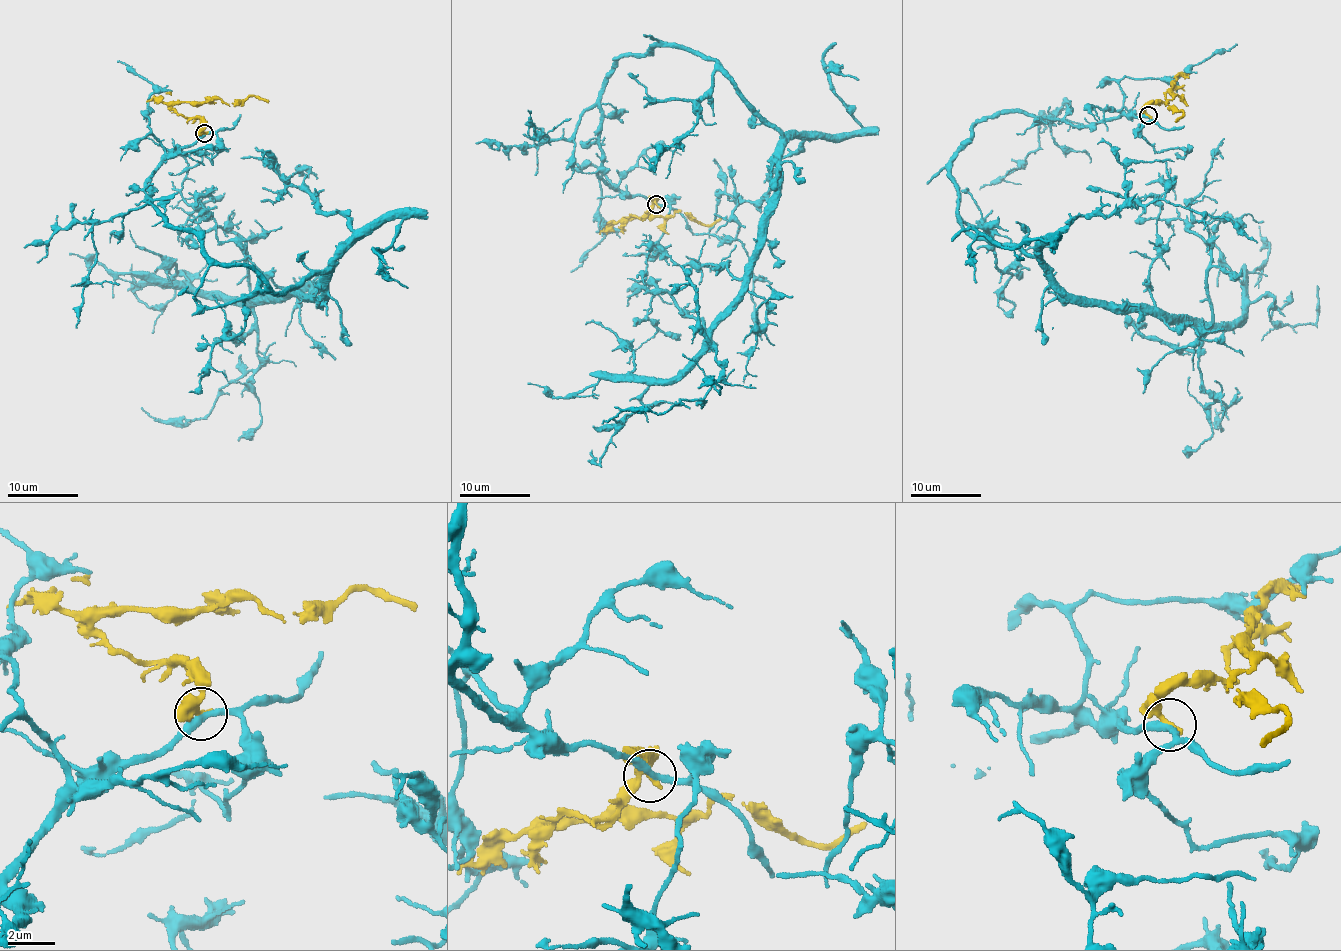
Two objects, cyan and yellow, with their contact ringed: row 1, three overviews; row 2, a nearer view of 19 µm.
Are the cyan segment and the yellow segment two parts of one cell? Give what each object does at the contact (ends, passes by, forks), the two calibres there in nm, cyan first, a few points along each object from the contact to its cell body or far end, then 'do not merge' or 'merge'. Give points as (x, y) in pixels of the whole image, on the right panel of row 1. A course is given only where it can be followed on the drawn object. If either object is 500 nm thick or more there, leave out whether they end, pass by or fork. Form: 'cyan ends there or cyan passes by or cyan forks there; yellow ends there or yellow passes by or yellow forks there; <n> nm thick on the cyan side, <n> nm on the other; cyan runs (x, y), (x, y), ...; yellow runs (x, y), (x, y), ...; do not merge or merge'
cyan passes by; yellow ends there; 280 nm thick on the cyan side, 320 nm on the other; cyan runs (1148, 115), (984, 115), (962, 223), (1190, 324), (1271, 295), (1314, 324), (1317, 285); yellow runs (1148, 115), (1148, 104), (1166, 103), (1172, 84), (1173, 97), (1166, 104), (1183, 112), (1176, 120); do not merge

